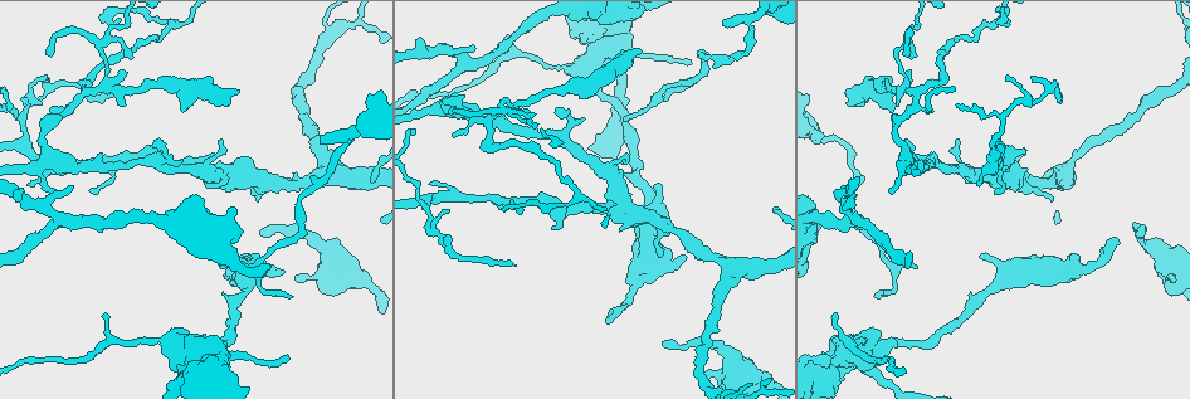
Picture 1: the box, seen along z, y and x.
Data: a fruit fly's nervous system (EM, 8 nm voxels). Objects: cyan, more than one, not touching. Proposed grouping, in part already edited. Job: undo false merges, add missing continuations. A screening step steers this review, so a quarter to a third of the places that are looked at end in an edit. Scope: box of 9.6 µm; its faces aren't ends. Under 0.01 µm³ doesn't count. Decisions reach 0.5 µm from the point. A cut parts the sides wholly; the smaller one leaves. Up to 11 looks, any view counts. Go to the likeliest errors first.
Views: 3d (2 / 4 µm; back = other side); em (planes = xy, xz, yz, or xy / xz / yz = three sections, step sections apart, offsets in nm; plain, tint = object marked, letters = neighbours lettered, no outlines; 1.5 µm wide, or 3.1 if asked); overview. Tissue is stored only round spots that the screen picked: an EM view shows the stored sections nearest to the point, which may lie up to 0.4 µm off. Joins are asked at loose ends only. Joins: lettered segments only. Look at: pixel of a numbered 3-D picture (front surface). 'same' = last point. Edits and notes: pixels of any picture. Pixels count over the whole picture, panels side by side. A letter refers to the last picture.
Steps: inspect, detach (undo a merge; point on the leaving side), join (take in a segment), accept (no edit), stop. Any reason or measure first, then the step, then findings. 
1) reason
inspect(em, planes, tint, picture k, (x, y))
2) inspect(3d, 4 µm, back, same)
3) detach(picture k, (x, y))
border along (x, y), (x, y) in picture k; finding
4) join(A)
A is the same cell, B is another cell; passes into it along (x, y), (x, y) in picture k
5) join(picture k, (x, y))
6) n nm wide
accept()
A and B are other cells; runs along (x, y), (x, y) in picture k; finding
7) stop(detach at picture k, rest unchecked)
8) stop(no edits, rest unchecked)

three-way junction
inspect(em, xy, step 8, tint, picture 1, (1062, 173))

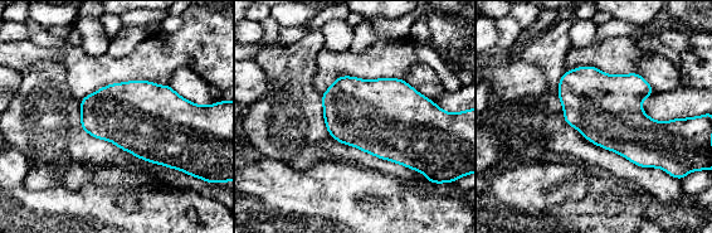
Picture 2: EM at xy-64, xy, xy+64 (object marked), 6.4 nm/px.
inspect(em, planes, tint, same)

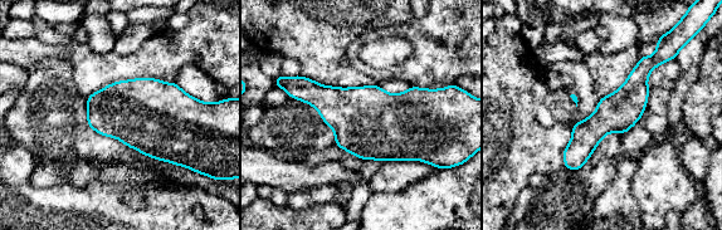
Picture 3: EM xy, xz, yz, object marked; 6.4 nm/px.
see the neighbours
inspect(em, planes, letters, same)

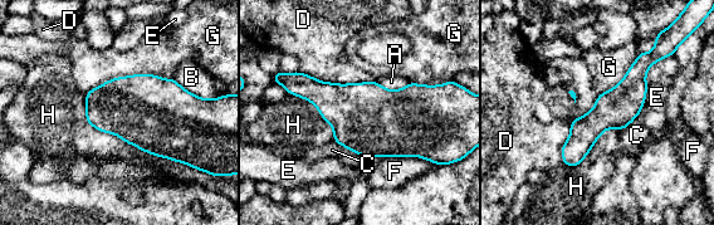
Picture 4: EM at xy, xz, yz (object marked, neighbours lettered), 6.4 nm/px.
accept()
A, B, C, D, E, F, G and H are other cells; border along (84, 94), (96, 128), (194, 169) in picture 4; one neuron here

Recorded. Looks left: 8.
inspect(3d, 2 µm, back, picture 1, (878, 296))

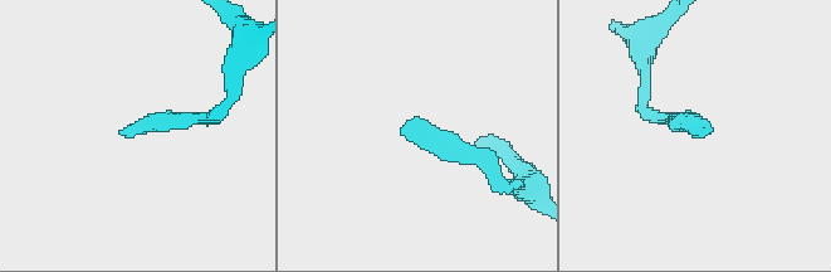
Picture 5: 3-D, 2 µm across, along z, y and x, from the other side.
inspect(em, planes, plain, picture 5, (401, 135))

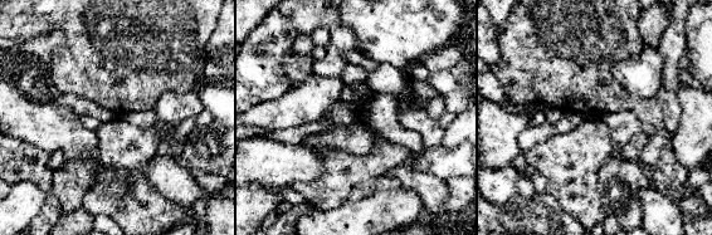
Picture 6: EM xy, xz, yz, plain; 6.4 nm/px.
what lies round it
inspect(em, planes, letters, same)

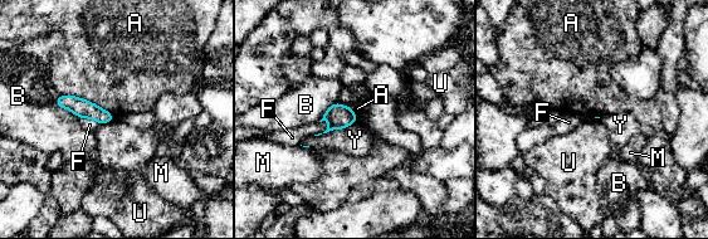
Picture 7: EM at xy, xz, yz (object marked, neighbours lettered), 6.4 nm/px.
accept()
A, B, F, M, U and Y are other cells; runs along (59, 102), (71, 102), (110, 117) in picture 7; no lettered segment goes on from it

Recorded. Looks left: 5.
thin end
inspect(3d, 4 µm, picture 1, (111, 95))

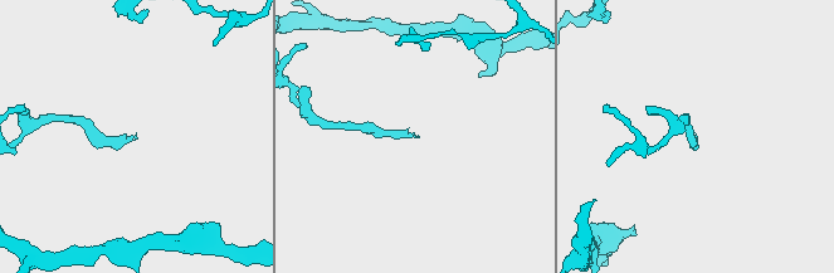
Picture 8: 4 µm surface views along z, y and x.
shape alone is not enough
inspect(em, planes, letters, picture 8, (418, 135))

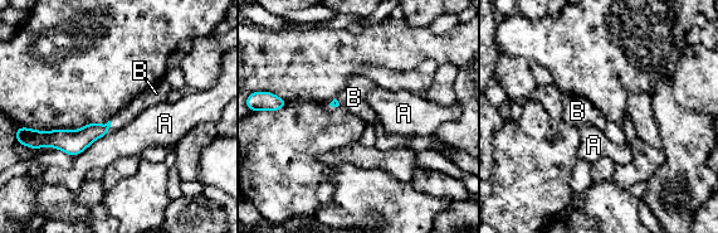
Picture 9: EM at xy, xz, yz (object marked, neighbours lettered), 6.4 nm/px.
join(B)
B is the same cell, A is another cell; passes into it along (74, 142), (110, 126), (136, 106) in picture 9; the neuron continues

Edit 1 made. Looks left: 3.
redraw
inspect(overview)

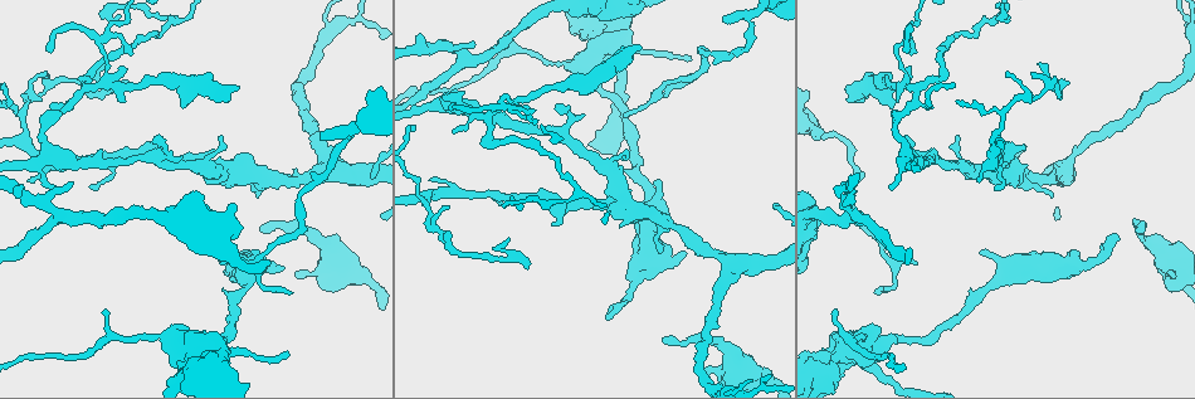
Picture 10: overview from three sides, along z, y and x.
thick end
inspect(3d, 2 µm, picture 10, (845, 87))

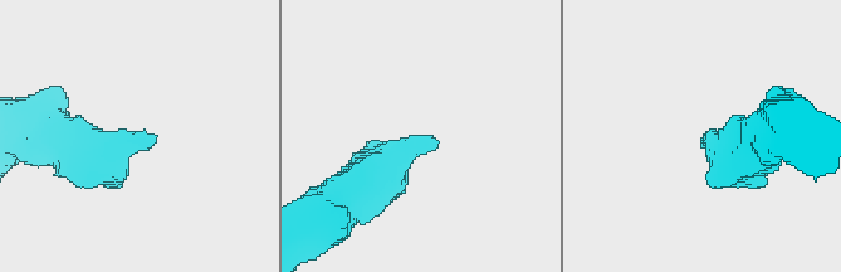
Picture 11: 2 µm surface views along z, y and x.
now the EM
inspect(em, planes, letters, picture 11, (706, 133))

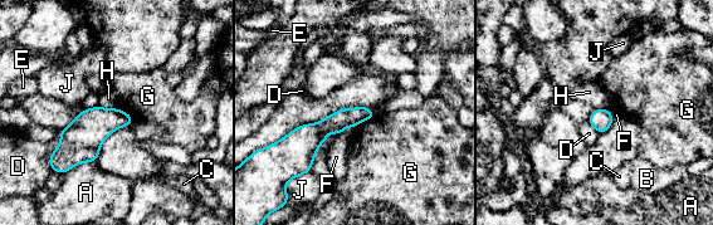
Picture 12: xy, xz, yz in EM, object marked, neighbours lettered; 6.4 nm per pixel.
accept()
A, B, C, D, E, F, G, H and J are other cells; border along (99, 104), (105, 108), (116, 108) in picture 12; no lettered segment goes on from it

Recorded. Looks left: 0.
stop(join at picture 9, rest unchecked)

